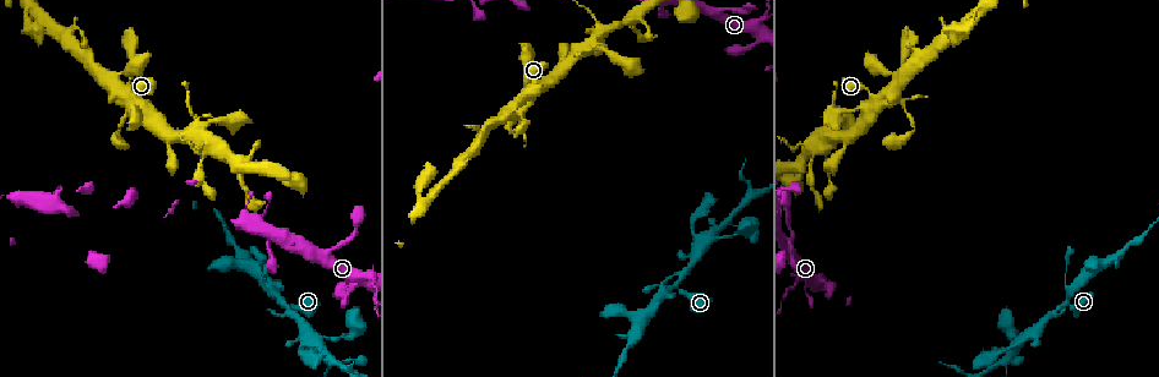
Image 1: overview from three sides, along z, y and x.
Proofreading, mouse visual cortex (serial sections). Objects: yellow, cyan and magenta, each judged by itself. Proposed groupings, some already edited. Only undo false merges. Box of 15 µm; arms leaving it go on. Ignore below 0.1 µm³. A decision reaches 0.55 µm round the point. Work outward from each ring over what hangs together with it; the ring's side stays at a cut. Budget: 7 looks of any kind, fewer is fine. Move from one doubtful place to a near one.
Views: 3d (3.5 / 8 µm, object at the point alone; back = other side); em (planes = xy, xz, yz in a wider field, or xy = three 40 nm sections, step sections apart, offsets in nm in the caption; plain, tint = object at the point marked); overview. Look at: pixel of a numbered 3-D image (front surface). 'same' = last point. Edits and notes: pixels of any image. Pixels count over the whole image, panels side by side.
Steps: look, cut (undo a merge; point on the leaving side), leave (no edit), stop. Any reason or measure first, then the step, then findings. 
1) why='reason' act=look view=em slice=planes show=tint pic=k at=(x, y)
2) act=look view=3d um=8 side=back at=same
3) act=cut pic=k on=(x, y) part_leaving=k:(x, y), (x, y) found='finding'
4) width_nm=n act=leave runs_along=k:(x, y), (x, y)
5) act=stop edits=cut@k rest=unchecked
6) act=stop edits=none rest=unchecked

why='thin neck' act=look view=3d um=3.5 pic=1 at=(675, 285)

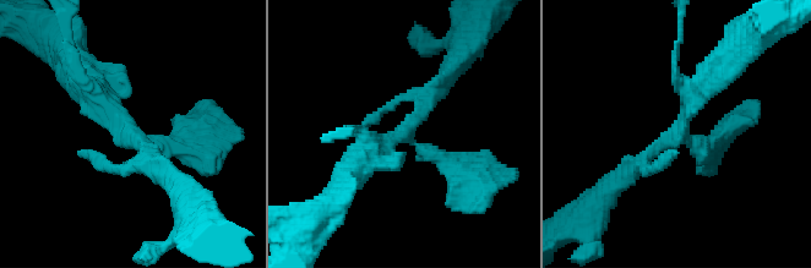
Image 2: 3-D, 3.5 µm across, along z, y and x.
arms=3 arm_widths_nm=250,250,350 why='now the EM' act=look view=em slice=xy step=2 show=tint pic=2 at=(404, 134)

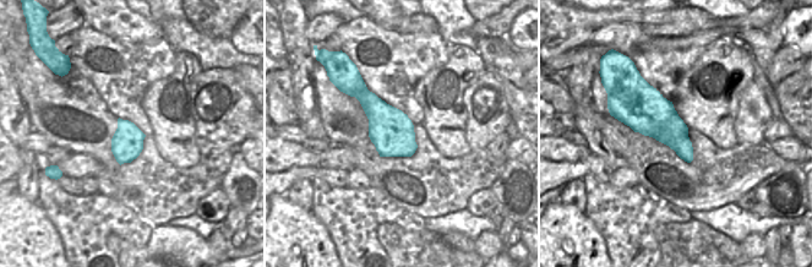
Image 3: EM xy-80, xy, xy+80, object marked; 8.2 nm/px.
act=leave found='one cell here'

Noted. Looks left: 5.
why='small branch off a trunk' act=look view=3d um=3.5 pic=1 at=(1007, 360)

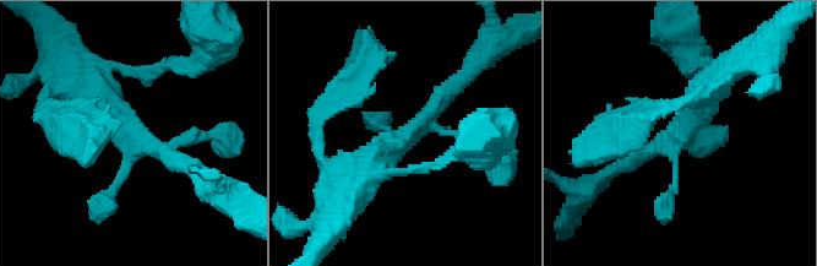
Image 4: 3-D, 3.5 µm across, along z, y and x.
act=look view=em slice=xy step=5 show=tint pic=4 at=(674, 136)

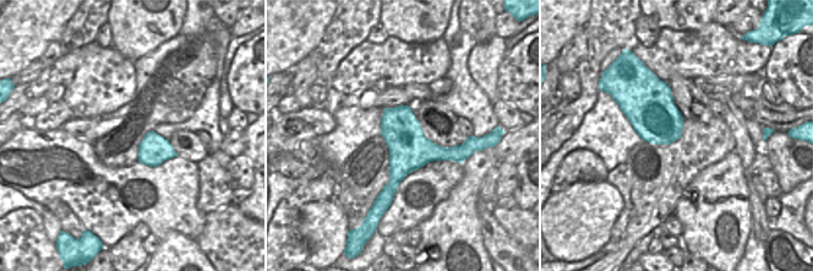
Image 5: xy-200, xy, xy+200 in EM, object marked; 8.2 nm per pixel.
why='another direction' act=look view=em slice=xy step=3 show=tint at=same

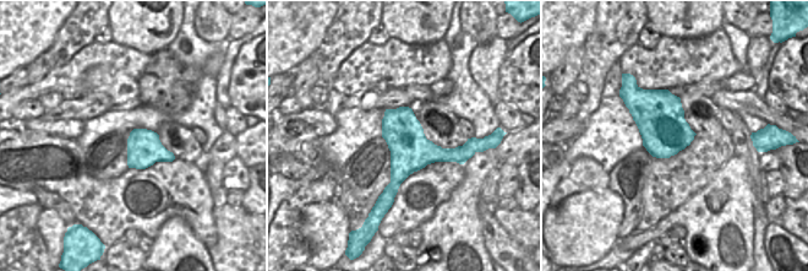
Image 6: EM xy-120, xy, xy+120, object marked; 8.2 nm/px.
act=leave runs_along=4:(357, 175), (420, 125), (466, 75) found='continuous, no second cell'

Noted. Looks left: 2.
why='small branch off a trunk' act=look view=3d um=3.5 pic=1 at=(517, 115)

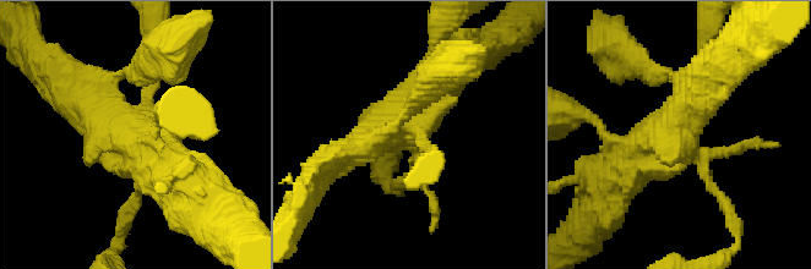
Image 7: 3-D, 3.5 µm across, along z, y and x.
act=look view=em slice=xy step=1 show=tint pic=7 at=(416, 144)

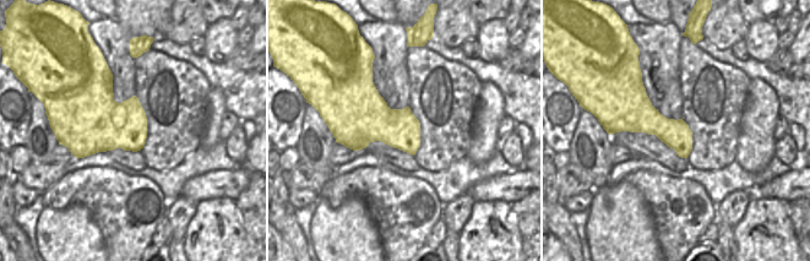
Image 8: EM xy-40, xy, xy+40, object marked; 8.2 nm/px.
act=leave runs_along=7:(626, 157), (689, 149), (733, 220) found='one cell here'

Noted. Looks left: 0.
act=stop edits=none rest=unchecked

